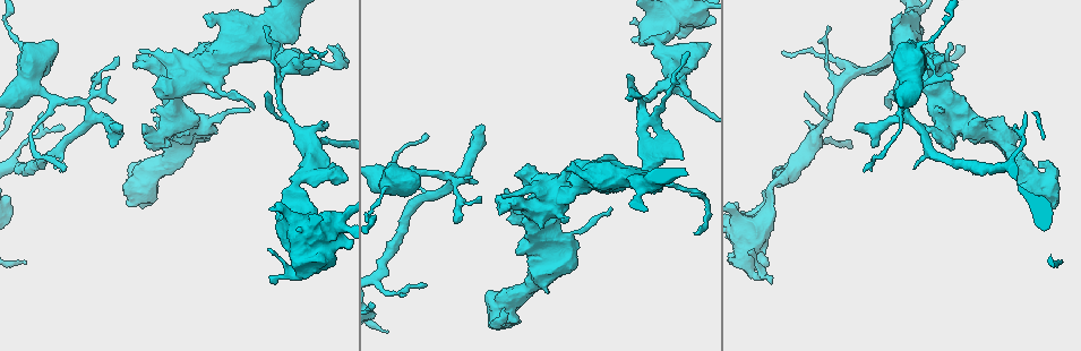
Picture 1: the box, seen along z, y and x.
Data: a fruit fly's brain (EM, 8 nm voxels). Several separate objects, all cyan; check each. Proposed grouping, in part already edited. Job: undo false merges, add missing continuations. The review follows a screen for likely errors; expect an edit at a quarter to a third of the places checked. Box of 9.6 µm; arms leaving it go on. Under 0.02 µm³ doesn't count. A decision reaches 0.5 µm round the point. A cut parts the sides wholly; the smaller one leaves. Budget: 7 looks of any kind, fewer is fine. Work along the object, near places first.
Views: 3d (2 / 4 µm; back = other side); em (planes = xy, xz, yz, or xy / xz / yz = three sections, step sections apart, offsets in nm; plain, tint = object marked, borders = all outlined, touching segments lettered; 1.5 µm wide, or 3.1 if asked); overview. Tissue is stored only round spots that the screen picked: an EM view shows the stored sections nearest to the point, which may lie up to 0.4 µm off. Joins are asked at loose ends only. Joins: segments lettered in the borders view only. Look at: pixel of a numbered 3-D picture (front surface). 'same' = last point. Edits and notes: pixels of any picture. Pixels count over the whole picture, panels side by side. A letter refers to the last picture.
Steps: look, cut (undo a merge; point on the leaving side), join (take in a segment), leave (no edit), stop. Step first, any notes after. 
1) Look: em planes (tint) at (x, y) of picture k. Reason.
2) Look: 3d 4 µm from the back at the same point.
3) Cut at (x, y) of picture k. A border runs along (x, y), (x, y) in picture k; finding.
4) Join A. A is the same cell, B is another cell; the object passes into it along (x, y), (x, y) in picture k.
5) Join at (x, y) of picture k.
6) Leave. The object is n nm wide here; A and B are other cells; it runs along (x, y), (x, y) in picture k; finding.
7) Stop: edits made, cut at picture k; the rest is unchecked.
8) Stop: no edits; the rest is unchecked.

Look: em planes (borders) at (327, 47) of picture 1. Branch stops here.

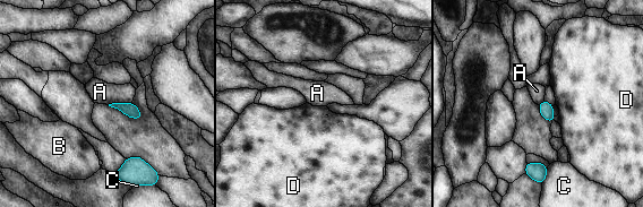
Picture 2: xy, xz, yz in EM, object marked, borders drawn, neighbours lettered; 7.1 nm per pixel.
Leave. The object is 80 nm wide here; A, B, C and D are other cells; a border runs along (131, 101), (108, 104) in picture 2; none of them fits.

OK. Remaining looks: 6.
Look: 3d 4 µm at (627, 99) of picture 1. Tapers out.

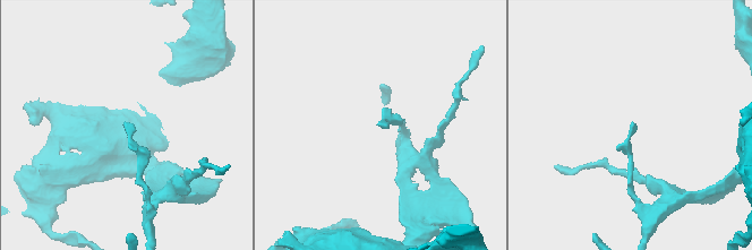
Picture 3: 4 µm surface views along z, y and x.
Look: em xz step 4 (borders) at (630, 126) of picture 3. Shape alone is not enough.

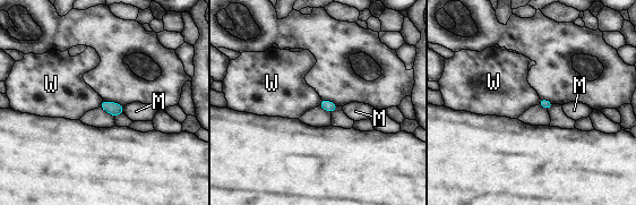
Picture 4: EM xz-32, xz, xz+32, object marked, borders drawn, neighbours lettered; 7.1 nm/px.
Leave. The longest contact is with W, 60 nm; M and W are other cells; a border runs along (102, 100), (99, 107) in picture 4; no lettered segment goes on from it.

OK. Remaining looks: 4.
Look: 3d 2 µm from the back at (117, 143) of picture 1. An open end.

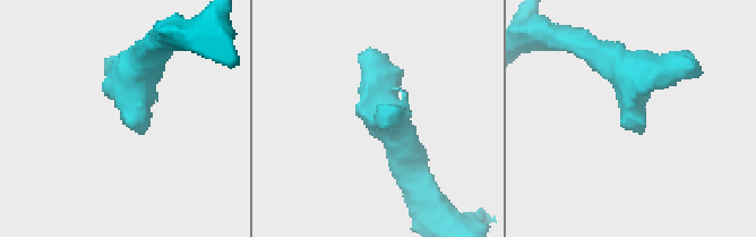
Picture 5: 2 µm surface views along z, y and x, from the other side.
Look: em planes (borders) at (380, 104) of picture 5.

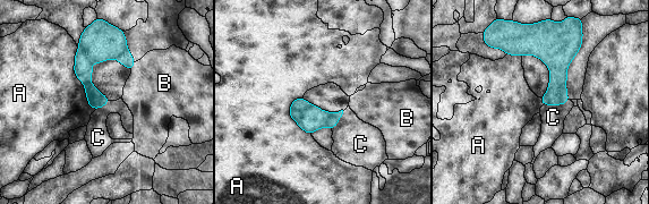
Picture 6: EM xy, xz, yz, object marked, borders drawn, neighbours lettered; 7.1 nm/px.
Leave. The longest contact is with A, 460 nm; A, B and C are other cells; none of them fits.

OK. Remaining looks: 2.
Stop: no edits; the rest is unchecked.

